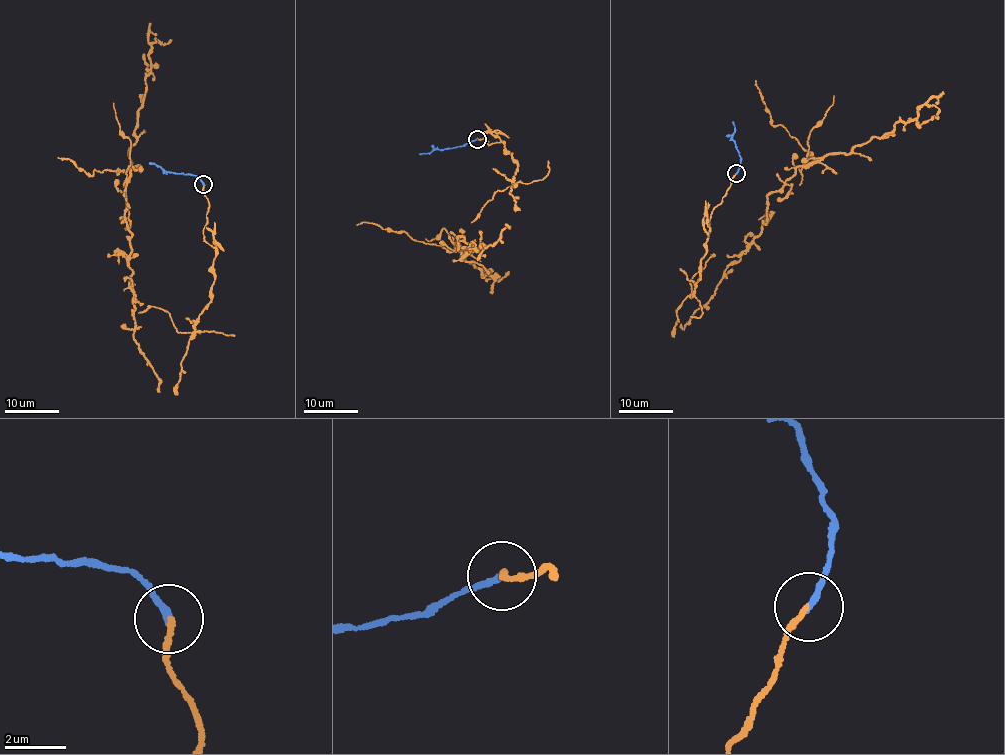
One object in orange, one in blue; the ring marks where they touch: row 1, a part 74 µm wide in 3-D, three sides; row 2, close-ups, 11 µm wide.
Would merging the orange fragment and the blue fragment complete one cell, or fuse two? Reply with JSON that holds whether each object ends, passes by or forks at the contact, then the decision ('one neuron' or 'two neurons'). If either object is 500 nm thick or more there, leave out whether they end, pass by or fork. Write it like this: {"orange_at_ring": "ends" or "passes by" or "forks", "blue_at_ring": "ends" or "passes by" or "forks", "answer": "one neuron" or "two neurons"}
{"orange_at_ring": "ends", "blue_at_ring": "ends", "answer": "two neurons"}

